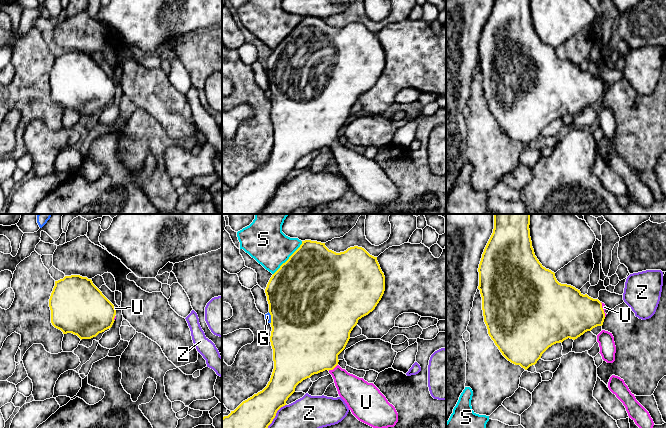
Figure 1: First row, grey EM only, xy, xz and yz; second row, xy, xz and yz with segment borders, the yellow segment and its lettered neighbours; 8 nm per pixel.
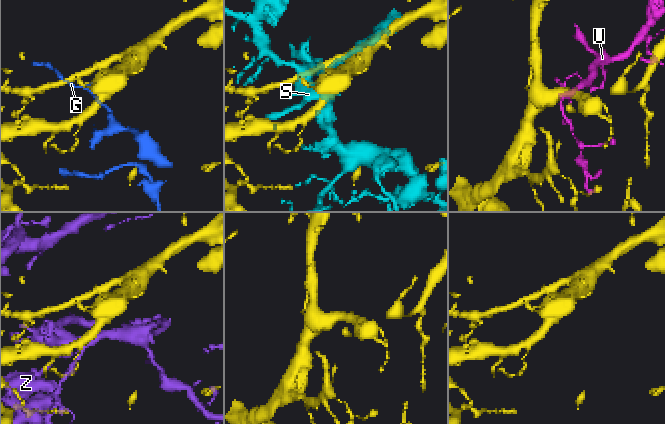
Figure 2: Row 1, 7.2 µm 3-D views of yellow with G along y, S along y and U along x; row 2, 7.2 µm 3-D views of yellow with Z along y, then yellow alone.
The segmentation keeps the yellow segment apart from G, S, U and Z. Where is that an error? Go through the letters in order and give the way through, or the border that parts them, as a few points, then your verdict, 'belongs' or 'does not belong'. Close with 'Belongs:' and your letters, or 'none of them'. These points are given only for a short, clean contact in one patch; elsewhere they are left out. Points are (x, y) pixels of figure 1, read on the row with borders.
G: along xz (268, 312), (270, 323) | does not belong
S: does not belong
U: across xz (312, 345), (331, 364), (332, 369), (353, 390) | belongs
Z: does not belong
Belongs: U

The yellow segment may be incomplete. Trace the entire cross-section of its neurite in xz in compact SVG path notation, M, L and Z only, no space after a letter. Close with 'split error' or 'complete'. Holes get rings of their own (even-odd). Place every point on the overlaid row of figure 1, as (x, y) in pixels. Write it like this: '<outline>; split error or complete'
M305 240L270 278L265 293L271 315L270 342L273 349L274 369L267 386L257 394L243 401L228 416L222 418L222 428L268 428L277 411L287 405L286 401L303 380L328 370L334 379L339 396L345 401L352 414L361 422L373 428L394 427L398 422L395 407L373 384L348 373L338 365L338 355L345 349L350 333L358 320L372 312L385 291L385 276L377 257L364 248L354 246L344 252L329 250L325 243Z; split error

